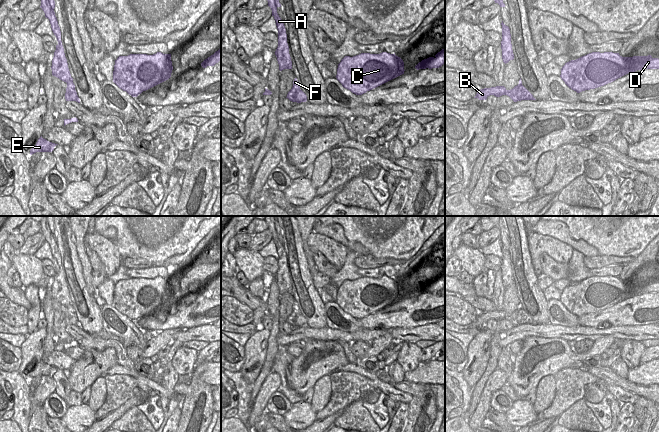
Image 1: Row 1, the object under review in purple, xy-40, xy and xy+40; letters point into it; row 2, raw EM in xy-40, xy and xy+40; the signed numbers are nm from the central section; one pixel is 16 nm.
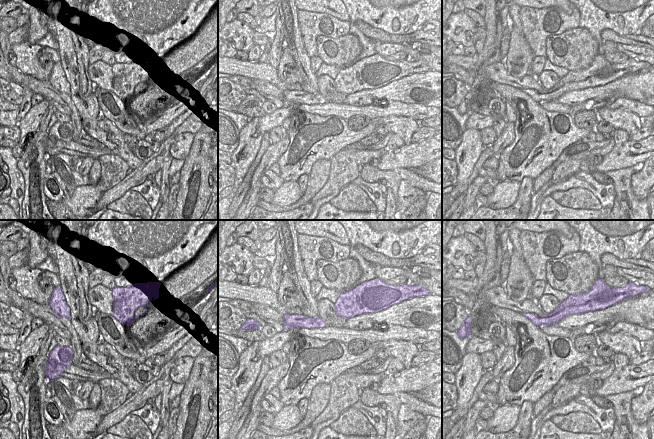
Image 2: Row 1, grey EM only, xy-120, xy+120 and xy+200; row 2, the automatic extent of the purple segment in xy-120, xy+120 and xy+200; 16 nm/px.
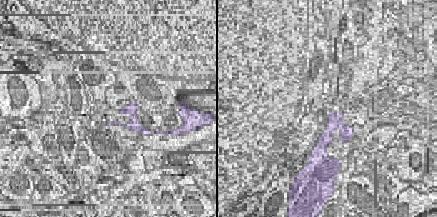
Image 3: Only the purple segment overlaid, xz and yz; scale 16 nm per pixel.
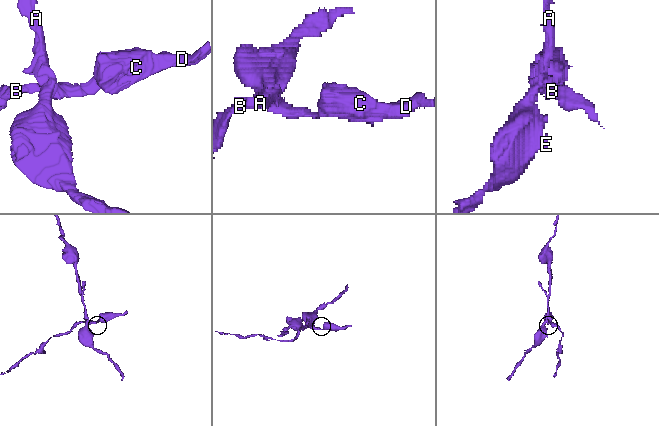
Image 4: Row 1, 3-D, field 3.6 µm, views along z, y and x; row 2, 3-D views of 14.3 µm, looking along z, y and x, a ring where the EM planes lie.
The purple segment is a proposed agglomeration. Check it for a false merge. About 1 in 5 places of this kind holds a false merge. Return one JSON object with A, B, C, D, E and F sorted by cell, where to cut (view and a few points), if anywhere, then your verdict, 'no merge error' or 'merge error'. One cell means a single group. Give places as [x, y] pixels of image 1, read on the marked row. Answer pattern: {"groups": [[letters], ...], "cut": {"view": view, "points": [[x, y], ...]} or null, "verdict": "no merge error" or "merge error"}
{"groups": [["A", "E", "F"], ["B", "C", "D"]], "cut": {"view": "xy-40", "points": [[74, 88], [76, 97], [69, 100]]}, "verdict": "merge error"}

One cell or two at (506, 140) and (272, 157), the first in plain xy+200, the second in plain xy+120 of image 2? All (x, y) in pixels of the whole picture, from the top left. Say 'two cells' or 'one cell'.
one cell

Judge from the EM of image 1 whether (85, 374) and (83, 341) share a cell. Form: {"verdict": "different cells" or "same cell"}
{"verdict": "different cells"}

